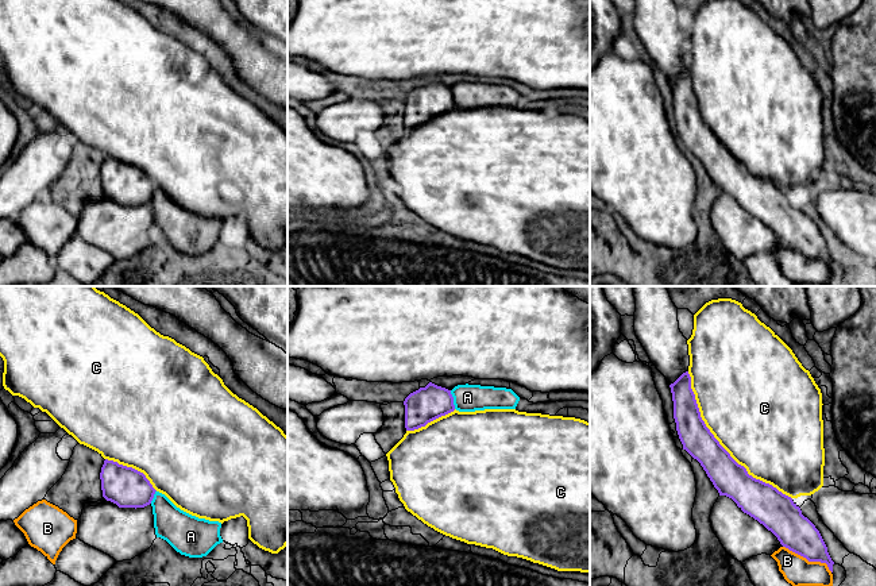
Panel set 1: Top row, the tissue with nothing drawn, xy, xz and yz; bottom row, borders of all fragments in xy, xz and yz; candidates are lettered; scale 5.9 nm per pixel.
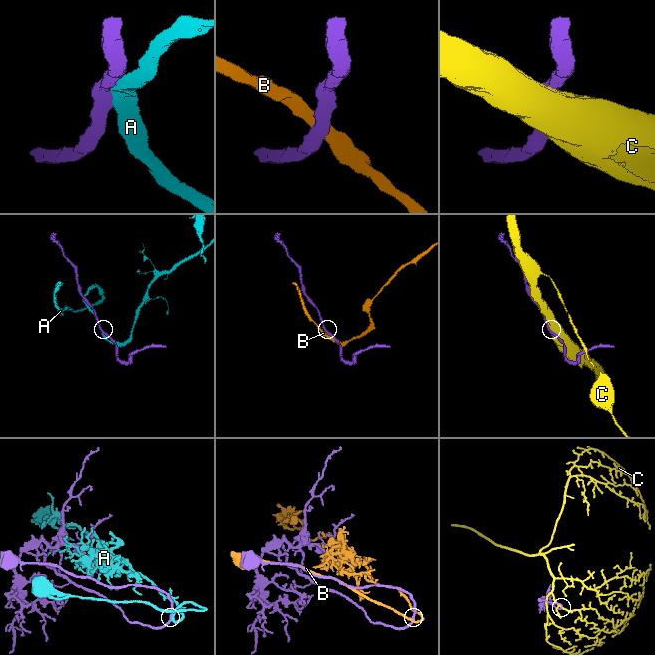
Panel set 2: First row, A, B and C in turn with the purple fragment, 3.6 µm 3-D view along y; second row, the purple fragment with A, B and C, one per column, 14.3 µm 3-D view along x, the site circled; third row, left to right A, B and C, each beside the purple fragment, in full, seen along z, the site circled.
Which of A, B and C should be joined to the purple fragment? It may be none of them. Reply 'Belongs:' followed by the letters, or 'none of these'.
Belongs: none of these

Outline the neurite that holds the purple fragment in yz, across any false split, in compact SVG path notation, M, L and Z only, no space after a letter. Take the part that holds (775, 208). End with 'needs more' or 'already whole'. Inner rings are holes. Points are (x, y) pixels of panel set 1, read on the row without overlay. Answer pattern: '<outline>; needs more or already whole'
M688 69L669 85L683 147L701 161L719 193L732 196L744 211L771 228L783 244L809 259L826 261L833 270L834 259L819 228L802 212L792 196L749 173L706 124L691 86Z; already whole

